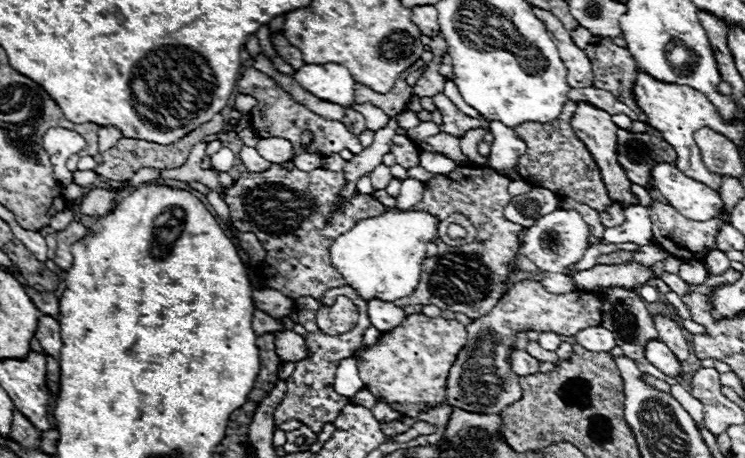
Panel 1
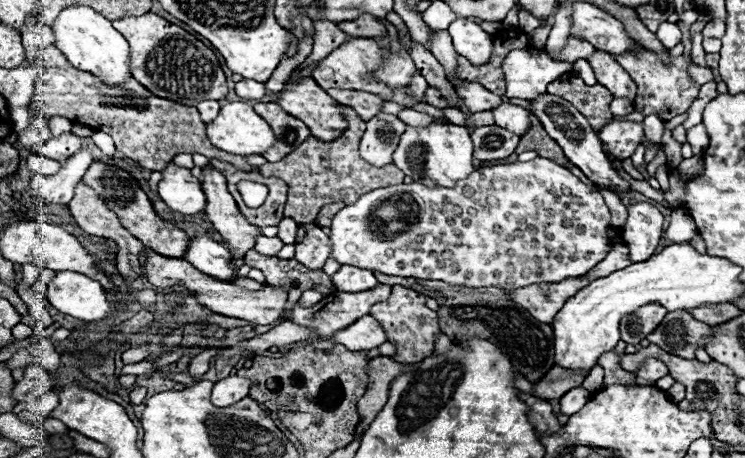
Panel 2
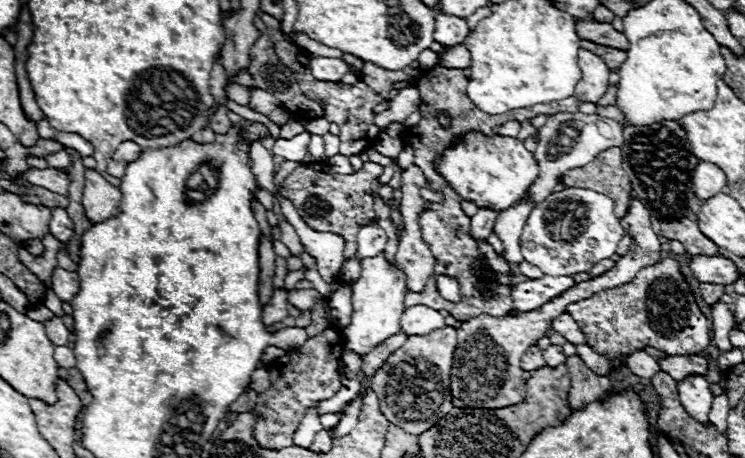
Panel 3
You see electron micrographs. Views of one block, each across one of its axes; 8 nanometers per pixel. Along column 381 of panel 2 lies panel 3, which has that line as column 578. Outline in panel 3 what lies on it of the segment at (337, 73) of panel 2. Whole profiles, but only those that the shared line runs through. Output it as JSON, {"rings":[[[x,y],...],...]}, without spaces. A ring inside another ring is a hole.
{"rings":[[[584,48],[578,50],[578,66],[582,70],[582,80],[578,82],[576,96],[580,96],[584,102],[598,102],[610,86],[608,66],[602,62],[602,58]]]}

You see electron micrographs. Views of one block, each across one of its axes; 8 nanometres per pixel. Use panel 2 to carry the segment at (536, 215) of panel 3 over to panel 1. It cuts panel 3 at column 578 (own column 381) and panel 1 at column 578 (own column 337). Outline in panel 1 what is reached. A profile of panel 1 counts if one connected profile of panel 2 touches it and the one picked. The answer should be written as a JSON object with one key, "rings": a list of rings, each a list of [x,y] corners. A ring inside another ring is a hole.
{"rings":[[[554,210],[542,216],[534,226],[526,228],[526,236],[522,242],[522,254],[532,260],[540,270],[560,274],[570,264],[578,262],[588,248],[588,226],[582,216],[574,210]]]}

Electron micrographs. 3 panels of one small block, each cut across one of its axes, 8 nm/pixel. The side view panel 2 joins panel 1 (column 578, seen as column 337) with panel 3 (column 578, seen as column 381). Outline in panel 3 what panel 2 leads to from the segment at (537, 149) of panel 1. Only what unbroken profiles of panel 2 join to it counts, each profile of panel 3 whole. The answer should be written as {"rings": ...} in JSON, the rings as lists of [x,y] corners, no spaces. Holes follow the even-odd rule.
{"rings":[[[608,148],[600,152],[590,164],[566,170],[560,176],[564,188],[590,188],[602,192],[614,200],[614,214],[622,218],[628,210],[628,198],[632,184],[622,170],[620,148]]]}

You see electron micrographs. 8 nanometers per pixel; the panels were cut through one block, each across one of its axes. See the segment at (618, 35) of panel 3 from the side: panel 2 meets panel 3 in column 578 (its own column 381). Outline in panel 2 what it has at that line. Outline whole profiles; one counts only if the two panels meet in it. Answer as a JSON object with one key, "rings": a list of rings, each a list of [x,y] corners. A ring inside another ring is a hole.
{"rings":[[[362,14],[362,16],[358,16],[358,20],[352,20],[352,22],[342,22],[342,24],[338,24],[338,28],[342,28],[352,38],[354,36],[358,36],[358,38],[386,36],[384,22],[380,22],[378,18],[374,18],[370,14]]]}

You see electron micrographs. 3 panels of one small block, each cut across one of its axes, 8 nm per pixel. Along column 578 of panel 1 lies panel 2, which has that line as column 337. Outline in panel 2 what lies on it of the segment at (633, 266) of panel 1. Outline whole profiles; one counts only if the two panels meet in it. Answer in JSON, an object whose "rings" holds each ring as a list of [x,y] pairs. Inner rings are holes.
{"rings":[[[342,266],[332,276],[332,280],[338,292],[364,292],[378,284],[372,272],[366,272],[364,268],[354,268],[354,266]]]}

